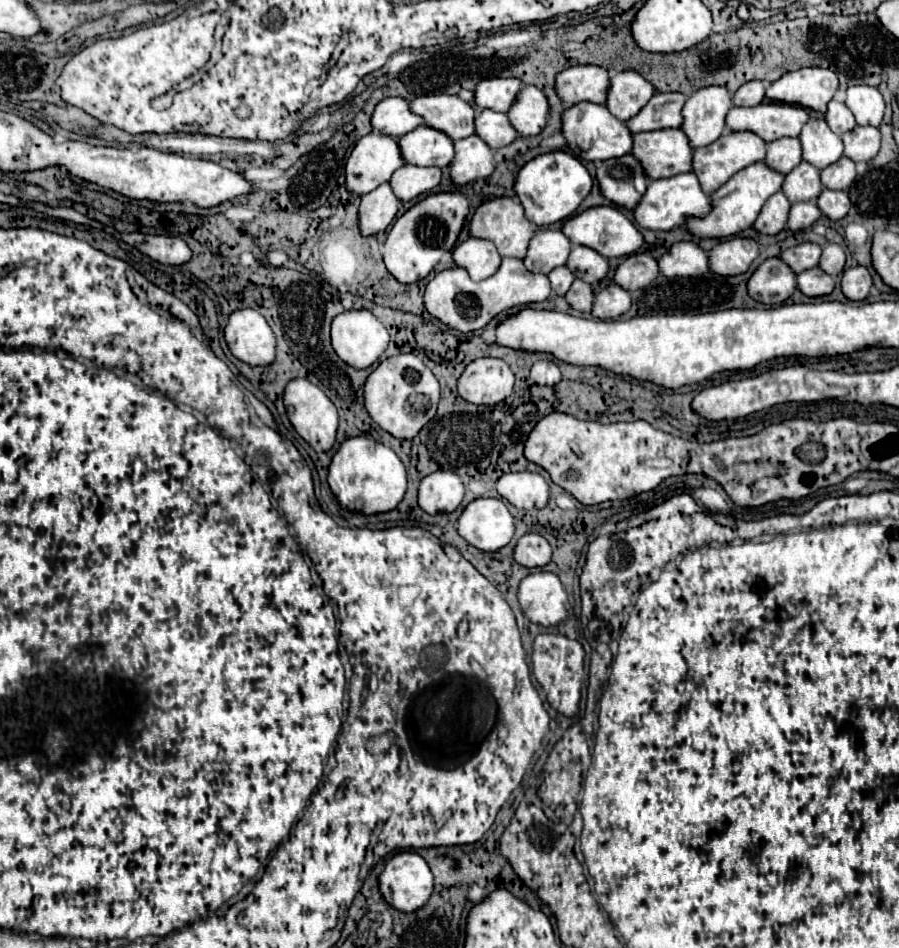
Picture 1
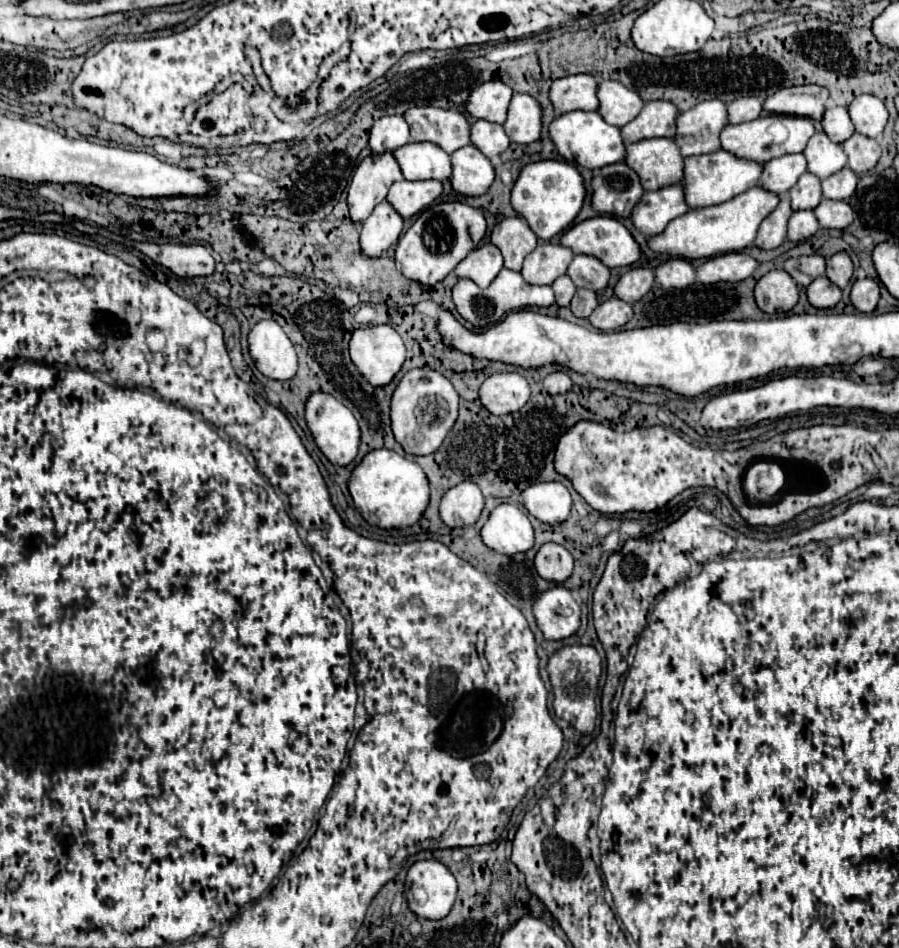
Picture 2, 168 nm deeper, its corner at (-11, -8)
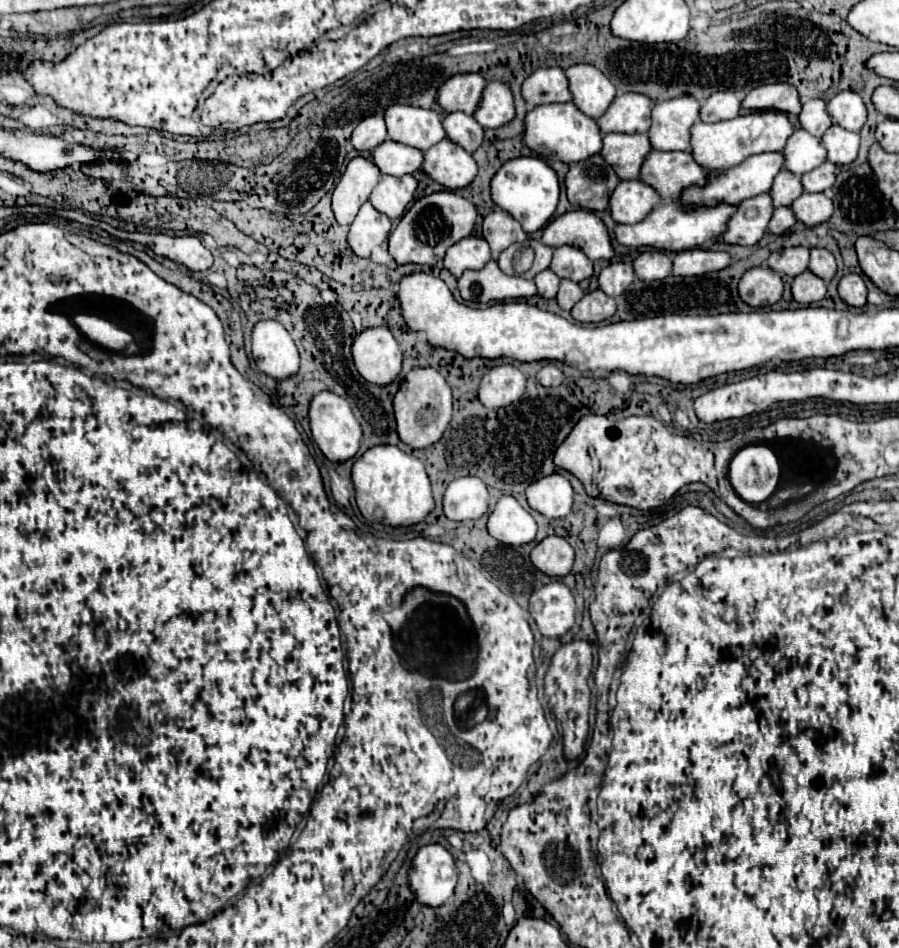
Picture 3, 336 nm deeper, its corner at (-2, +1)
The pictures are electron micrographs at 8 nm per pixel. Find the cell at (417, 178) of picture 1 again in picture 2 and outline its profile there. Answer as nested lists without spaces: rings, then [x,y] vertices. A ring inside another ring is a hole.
[[[400,180],[394,182],[386,200],[402,214],[410,218],[428,208],[442,194],[442,182],[438,180]]]

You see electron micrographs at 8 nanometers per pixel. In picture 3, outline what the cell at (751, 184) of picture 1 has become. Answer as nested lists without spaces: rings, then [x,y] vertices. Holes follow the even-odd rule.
[[[661,203],[657,205],[641,223],[617,225],[615,239],[627,247],[655,247],[661,251],[685,251],[705,245],[707,239],[715,239],[727,229],[727,219],[733,215],[735,205],[721,203],[717,207],[699,207],[691,213],[685,213],[679,203]]]

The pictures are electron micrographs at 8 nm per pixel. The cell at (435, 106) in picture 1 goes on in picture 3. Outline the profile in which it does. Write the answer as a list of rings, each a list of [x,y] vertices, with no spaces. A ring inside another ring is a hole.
[[[393,105],[385,111],[385,125],[391,141],[417,147],[419,151],[427,151],[429,147],[445,139],[441,115],[431,109]]]

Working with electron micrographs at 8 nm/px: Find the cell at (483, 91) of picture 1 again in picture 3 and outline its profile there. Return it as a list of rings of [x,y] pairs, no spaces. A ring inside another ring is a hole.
[[[453,75],[453,79],[447,79],[441,85],[441,91],[437,91],[437,103],[443,111],[463,111],[471,115],[479,101],[485,87],[485,79],[481,75]]]

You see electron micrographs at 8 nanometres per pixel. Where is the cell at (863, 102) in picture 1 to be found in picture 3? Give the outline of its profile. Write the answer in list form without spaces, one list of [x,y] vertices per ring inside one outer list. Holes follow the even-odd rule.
[[[841,91],[827,101],[827,111],[831,119],[849,131],[859,131],[867,121],[867,111],[863,99],[855,91]]]

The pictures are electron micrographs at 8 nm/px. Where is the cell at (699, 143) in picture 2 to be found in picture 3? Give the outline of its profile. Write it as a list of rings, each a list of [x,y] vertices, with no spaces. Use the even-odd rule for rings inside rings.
[[[691,95],[661,101],[653,105],[653,123],[649,129],[651,147],[657,151],[687,151],[689,129],[699,121],[701,101]]]

